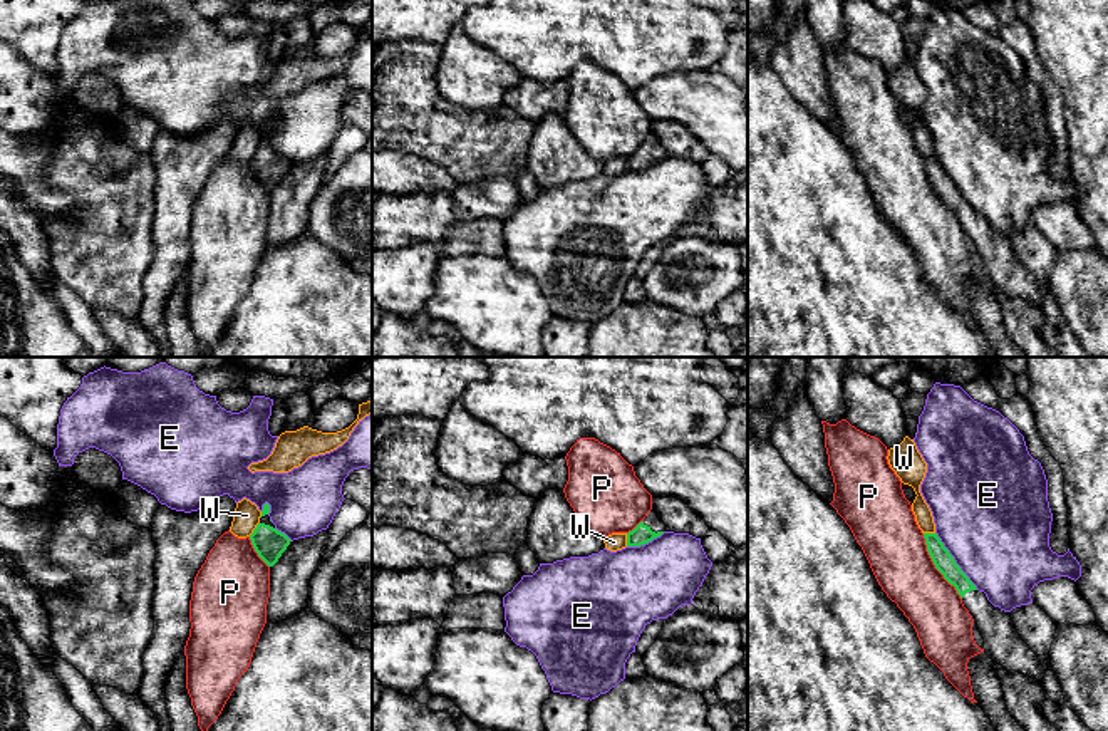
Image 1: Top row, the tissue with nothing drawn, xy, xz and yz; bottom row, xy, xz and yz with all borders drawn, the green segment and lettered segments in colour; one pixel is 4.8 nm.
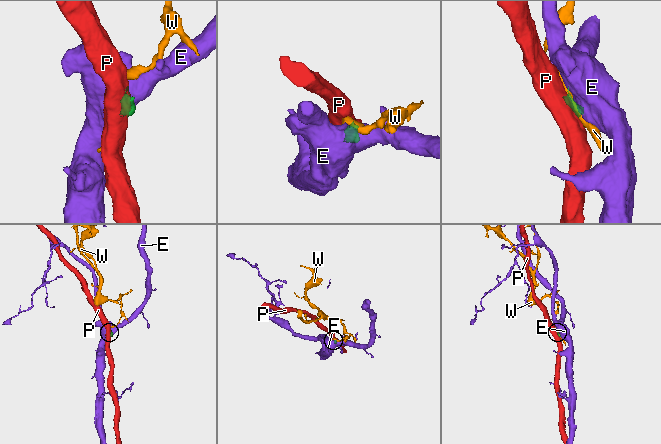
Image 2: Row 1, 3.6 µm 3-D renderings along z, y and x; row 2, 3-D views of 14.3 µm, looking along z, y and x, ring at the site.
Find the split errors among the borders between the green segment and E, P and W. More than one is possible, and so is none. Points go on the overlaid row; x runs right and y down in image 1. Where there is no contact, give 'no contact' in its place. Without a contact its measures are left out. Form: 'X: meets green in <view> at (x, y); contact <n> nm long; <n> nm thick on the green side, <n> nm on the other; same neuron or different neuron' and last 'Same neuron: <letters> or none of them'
E: meets green in yz at (954, 560); contact 340 nm long; 100 nm thick on the green side, 500 nm on the other; different neuron
P: meets green in yz at (936, 567); contact 380 nm long; 100 nm thick on the green side, 300 nm on the other; different neuron
W: meets green in xy at (255, 528); contact 90 nm long; 150 nm thick on the green side, 130 nm on the other; different neuron
Same neuron: none of them

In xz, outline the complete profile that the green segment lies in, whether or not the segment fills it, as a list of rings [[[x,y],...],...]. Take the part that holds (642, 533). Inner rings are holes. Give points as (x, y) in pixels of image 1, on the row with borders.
[[[650,510],[647,516],[632,531],[627,533],[627,547],[645,545],[660,537],[664,531],[664,521],[654,510]]]

